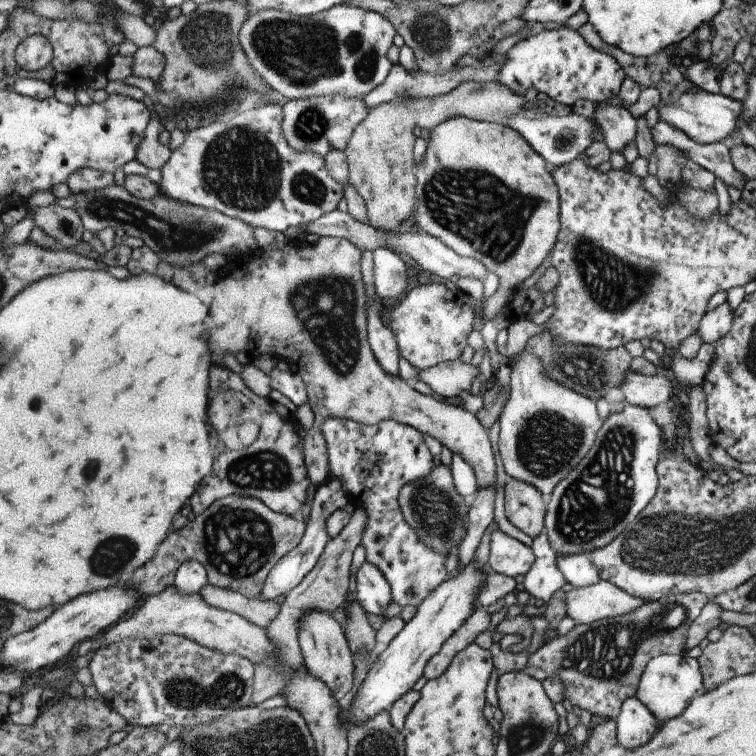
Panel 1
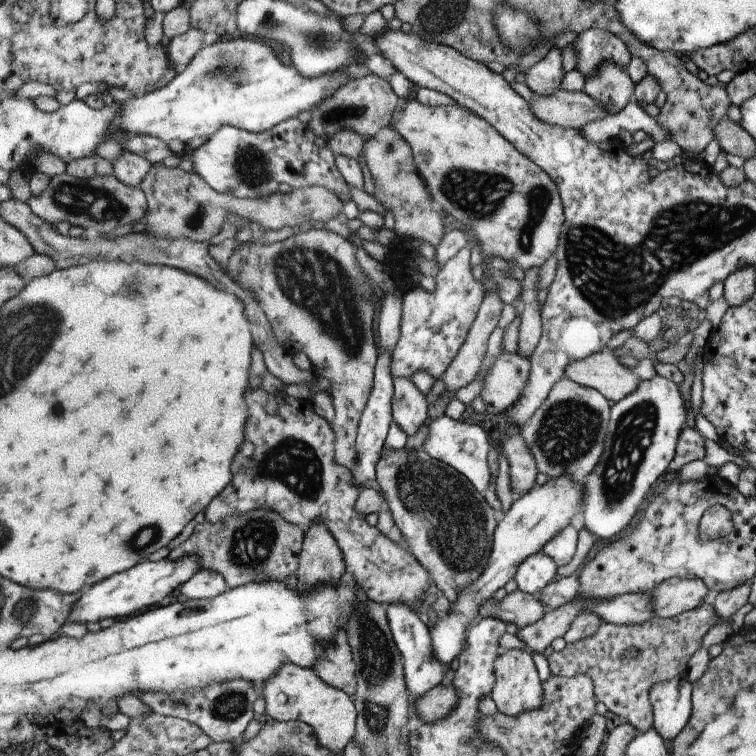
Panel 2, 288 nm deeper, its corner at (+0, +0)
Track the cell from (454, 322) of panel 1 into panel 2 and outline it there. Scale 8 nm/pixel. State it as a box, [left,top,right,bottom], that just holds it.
[393,246,487,380]

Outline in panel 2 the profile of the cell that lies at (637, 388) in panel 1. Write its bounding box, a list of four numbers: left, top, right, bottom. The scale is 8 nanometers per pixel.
[563,352,641,402]

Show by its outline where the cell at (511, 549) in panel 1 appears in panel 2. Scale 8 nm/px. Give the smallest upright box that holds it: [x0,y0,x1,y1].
[515,552,557,594]

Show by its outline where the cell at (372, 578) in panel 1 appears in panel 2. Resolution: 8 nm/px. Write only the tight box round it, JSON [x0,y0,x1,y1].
[387,604,449,700]

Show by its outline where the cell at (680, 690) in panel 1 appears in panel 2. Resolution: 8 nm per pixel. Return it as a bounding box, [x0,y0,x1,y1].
[647,676,693,740]

